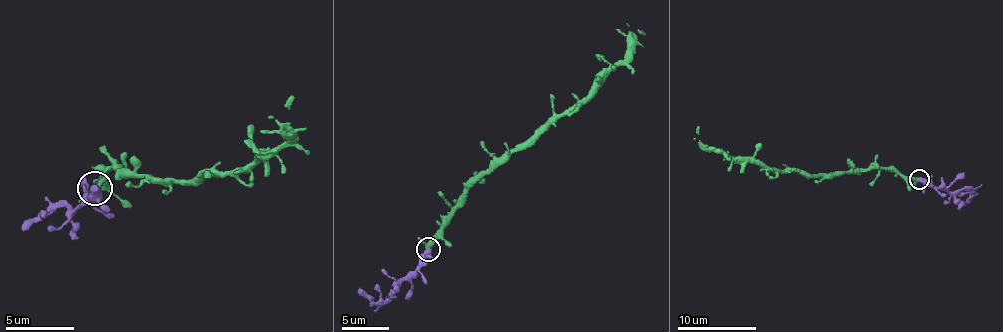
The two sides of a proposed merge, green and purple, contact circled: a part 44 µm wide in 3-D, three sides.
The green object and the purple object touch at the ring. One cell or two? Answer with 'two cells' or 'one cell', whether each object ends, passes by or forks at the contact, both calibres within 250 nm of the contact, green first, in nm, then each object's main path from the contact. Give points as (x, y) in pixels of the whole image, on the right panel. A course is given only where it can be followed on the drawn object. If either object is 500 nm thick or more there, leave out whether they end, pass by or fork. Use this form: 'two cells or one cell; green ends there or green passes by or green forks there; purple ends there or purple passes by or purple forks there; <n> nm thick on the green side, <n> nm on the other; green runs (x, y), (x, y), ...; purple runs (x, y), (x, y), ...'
one cell; 300 nm thick on the green side, 550 nm on the other; green runs (918, 180), (880, 168), (839, 174), (774, 172), (707, 148), (700, 142), (699, 127); purple runs (919, 180), (927, 180), (937, 188), (973, 192), (965, 203)

